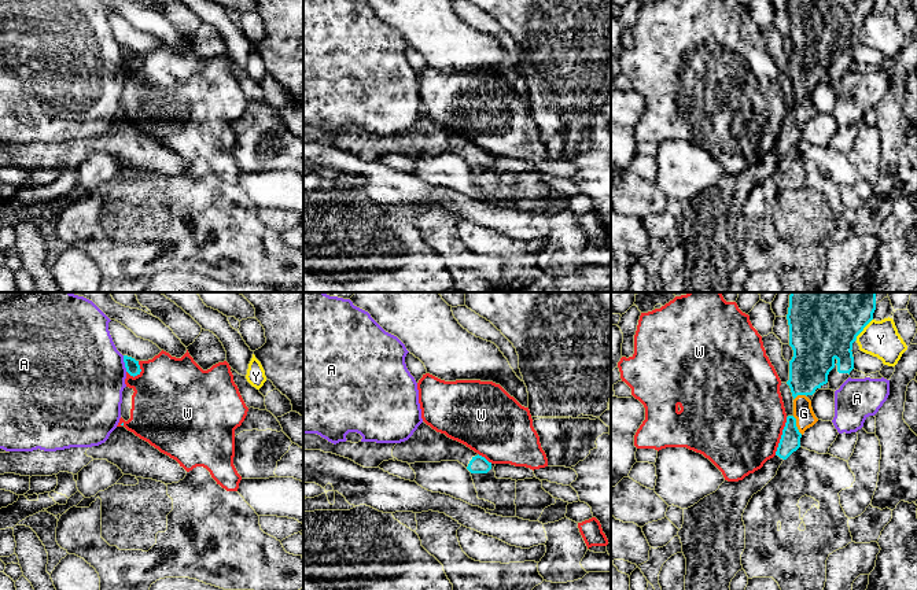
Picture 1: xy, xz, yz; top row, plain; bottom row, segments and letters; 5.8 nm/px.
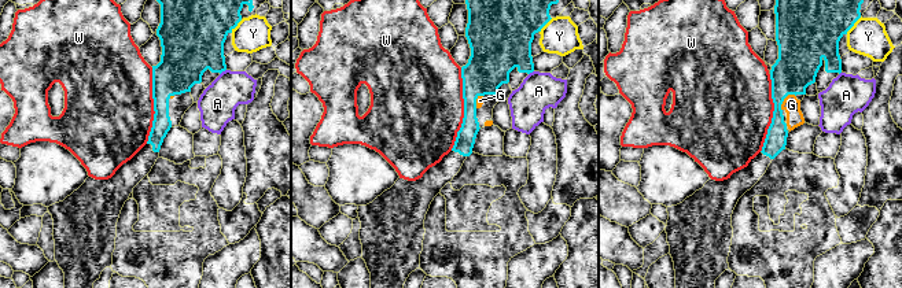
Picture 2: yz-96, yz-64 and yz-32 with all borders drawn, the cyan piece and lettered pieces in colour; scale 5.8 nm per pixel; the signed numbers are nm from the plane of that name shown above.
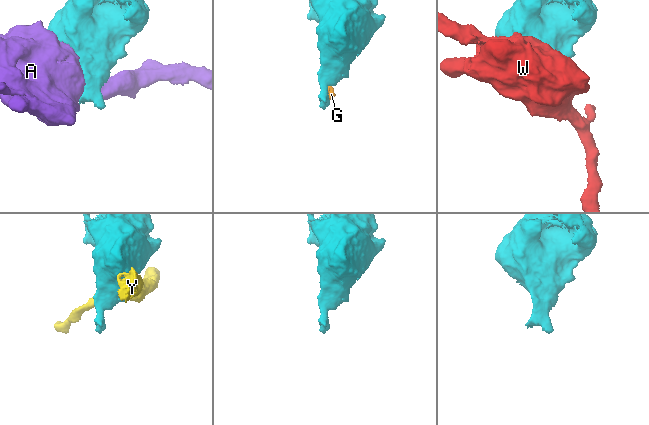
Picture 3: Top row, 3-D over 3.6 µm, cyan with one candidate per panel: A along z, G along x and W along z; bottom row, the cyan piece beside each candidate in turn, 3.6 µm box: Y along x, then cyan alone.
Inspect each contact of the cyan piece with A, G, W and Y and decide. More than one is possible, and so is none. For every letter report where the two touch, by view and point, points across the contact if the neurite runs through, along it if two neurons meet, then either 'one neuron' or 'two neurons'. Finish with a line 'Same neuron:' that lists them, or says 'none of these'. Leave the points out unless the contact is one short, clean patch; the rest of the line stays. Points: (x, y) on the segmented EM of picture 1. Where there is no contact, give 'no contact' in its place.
A: xy (125, 364) | two neurons
G: yz (795, 426) | along yz (792, 416), (796, 428), (802, 434) | two neurons
W: yz (781, 437) | two neurons
Y: yz (862, 329) | two neurons
Same neuron: none of these

